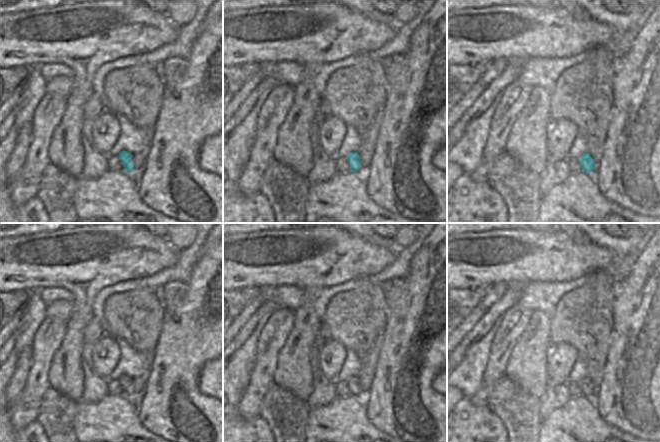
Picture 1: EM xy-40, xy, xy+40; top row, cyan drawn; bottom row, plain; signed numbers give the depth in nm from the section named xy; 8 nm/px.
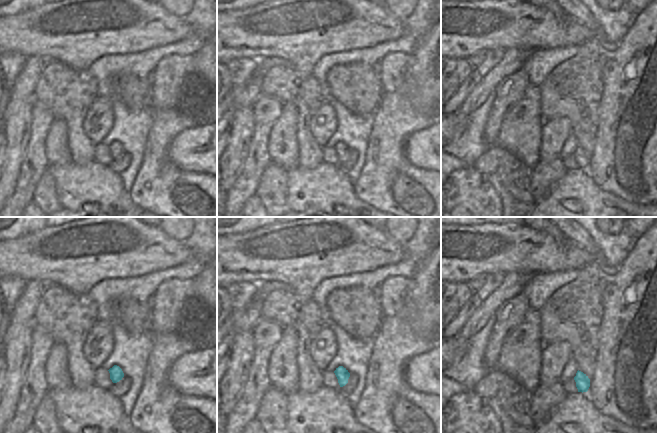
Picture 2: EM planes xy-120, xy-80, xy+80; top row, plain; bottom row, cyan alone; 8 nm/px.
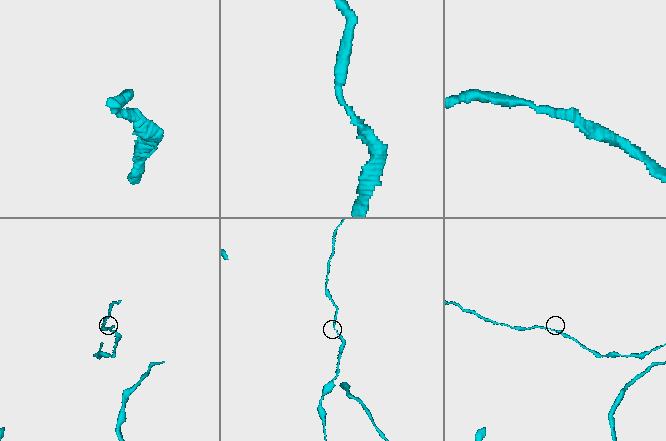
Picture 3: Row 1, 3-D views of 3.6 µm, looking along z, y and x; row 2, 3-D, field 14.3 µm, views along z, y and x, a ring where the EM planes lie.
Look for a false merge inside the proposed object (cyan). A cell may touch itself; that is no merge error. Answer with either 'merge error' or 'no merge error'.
no merge error

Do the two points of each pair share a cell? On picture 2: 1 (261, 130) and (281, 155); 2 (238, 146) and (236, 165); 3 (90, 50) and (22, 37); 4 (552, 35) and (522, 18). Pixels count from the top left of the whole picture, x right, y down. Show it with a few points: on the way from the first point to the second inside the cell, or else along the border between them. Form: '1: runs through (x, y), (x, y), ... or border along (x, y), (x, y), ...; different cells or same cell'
1: border along (279, 117), (268, 139), (268, 154), (271, 161); different cells
2: runs through (236, 151), (236, 160); same cell
3: runs through (73, 37), (39, 37); same cell
4: runs through (545, 31), (529, 25); same cell

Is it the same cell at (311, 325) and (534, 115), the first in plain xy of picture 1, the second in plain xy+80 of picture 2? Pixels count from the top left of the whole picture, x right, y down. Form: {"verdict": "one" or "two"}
{"verdict": "one"}

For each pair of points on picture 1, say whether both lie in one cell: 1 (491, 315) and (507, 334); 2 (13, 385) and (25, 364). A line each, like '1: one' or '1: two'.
1: two
2: one

